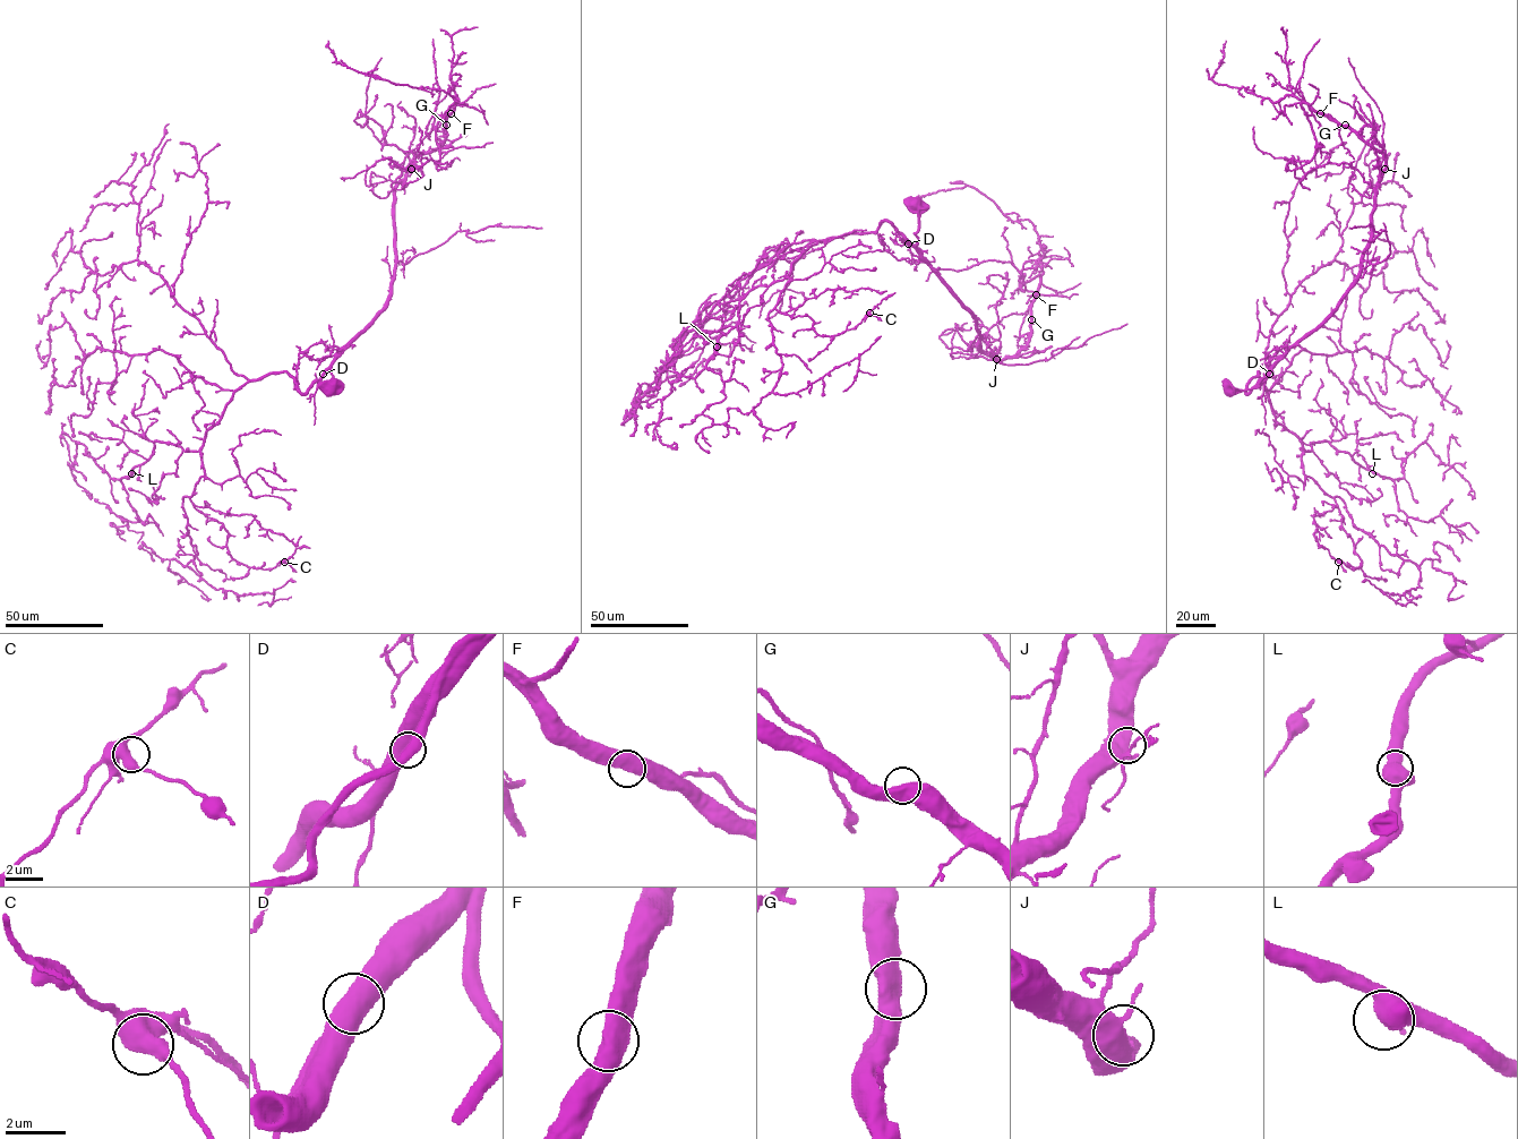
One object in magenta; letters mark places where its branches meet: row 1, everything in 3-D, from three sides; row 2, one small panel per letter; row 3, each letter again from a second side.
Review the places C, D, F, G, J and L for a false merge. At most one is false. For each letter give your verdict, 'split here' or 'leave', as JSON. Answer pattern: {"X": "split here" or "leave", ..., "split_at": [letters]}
{"C": "leave", "D": "leave", "F": "leave", "G": "leave", "J": "leave", "L": "leave", "split_at": []}

